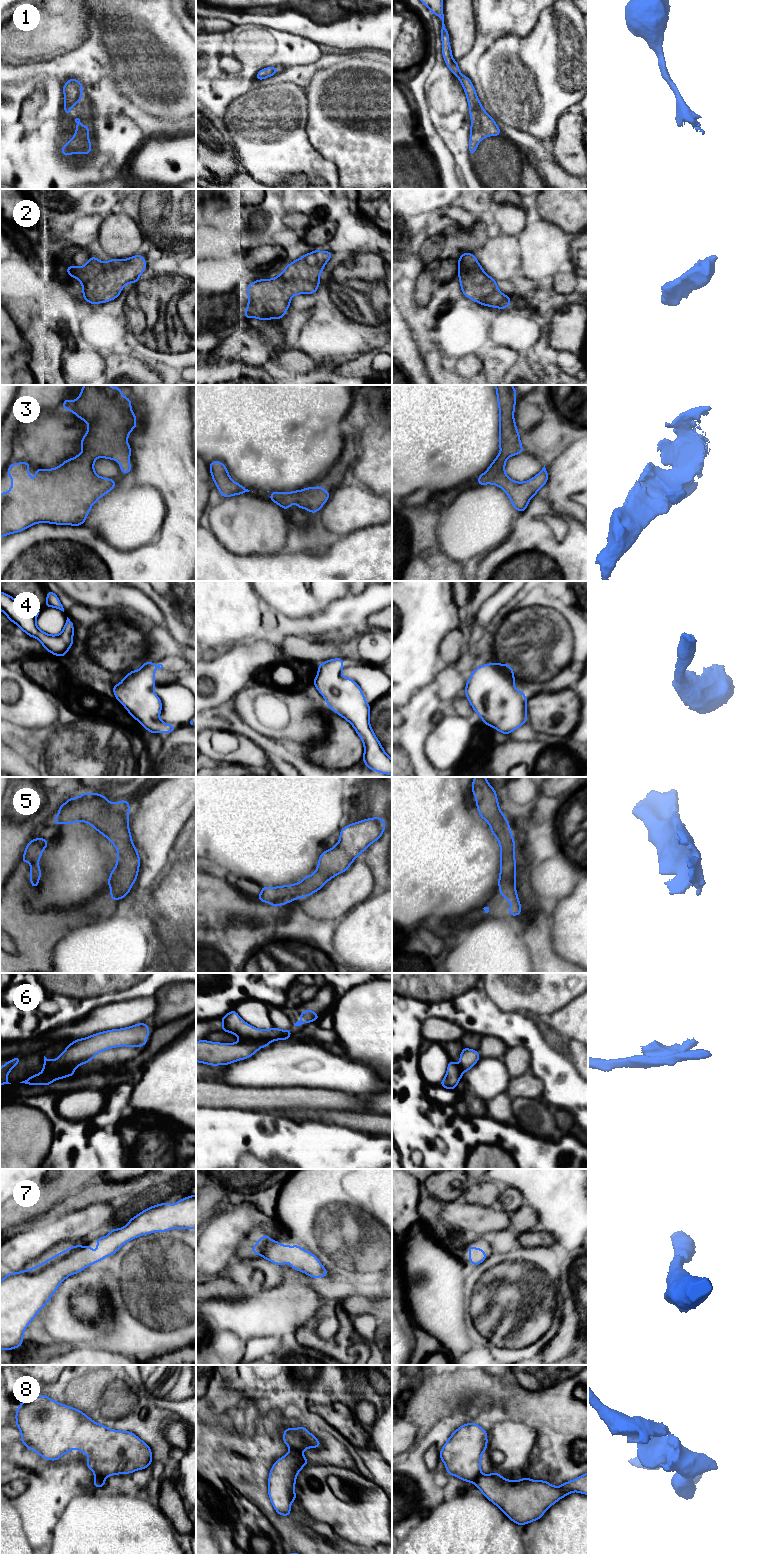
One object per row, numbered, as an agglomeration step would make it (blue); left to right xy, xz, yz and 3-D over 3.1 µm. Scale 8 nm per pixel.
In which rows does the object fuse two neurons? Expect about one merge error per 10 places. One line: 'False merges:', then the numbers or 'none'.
False merges: 6, 8

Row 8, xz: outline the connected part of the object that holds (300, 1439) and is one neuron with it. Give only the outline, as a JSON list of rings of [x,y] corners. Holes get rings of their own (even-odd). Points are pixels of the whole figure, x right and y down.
[[[287,1428],[283,1433],[283,1441],[290,1450],[304,1451],[308,1448],[319,1448],[321,1443],[307,1428]]]

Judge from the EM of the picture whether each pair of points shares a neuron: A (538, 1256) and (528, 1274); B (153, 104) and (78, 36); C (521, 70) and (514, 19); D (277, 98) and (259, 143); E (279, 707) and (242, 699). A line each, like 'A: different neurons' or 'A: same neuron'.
A: same neuron
B: different neurons
C: different neurons
D: same neuron
E: same neuron

